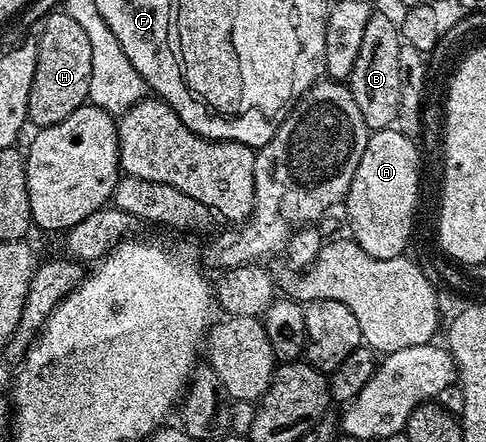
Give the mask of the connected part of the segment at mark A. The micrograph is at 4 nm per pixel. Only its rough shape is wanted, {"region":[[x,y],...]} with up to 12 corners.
{"region":[[372,130],[343,202],[348,236],[375,259],[413,237],[421,153]]}

